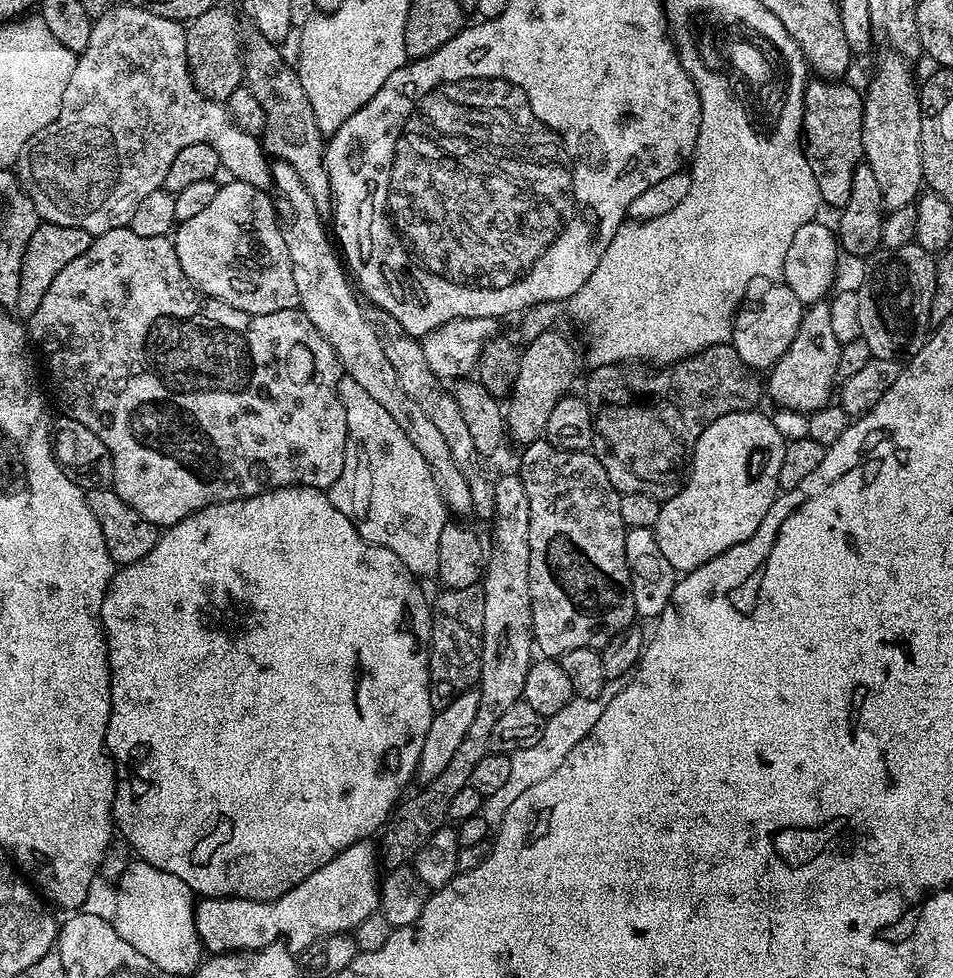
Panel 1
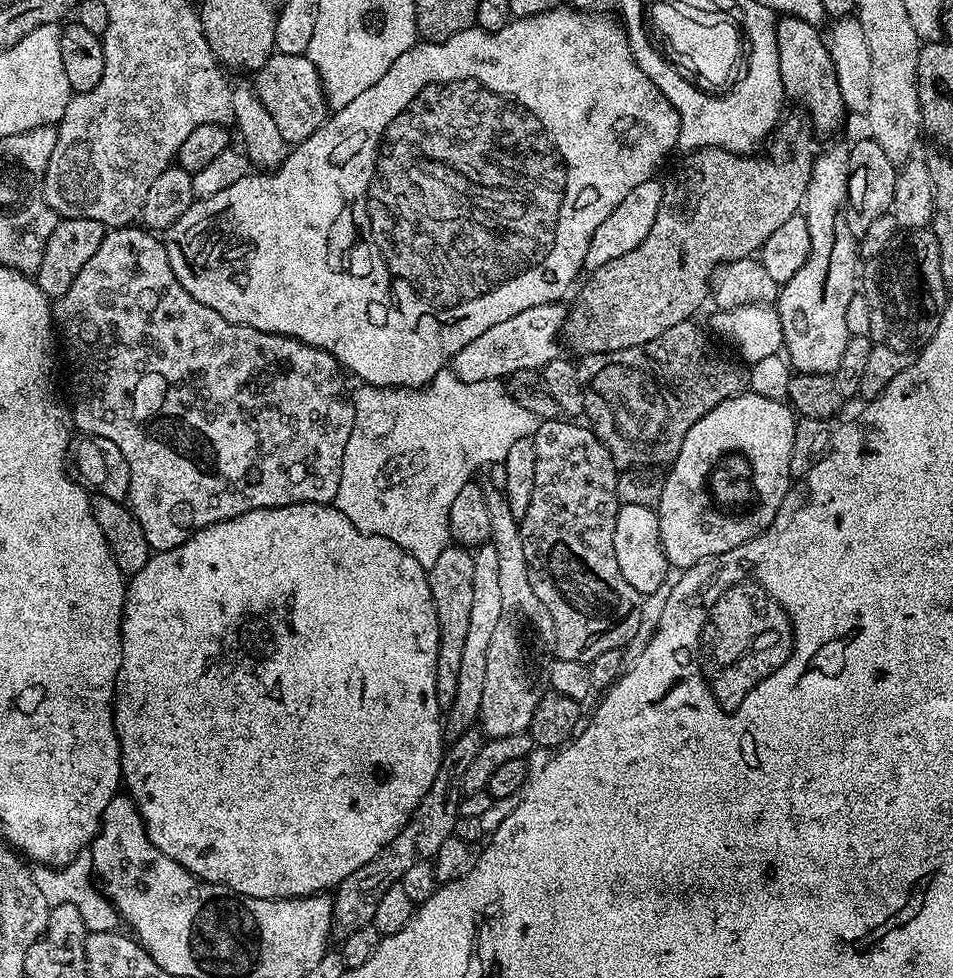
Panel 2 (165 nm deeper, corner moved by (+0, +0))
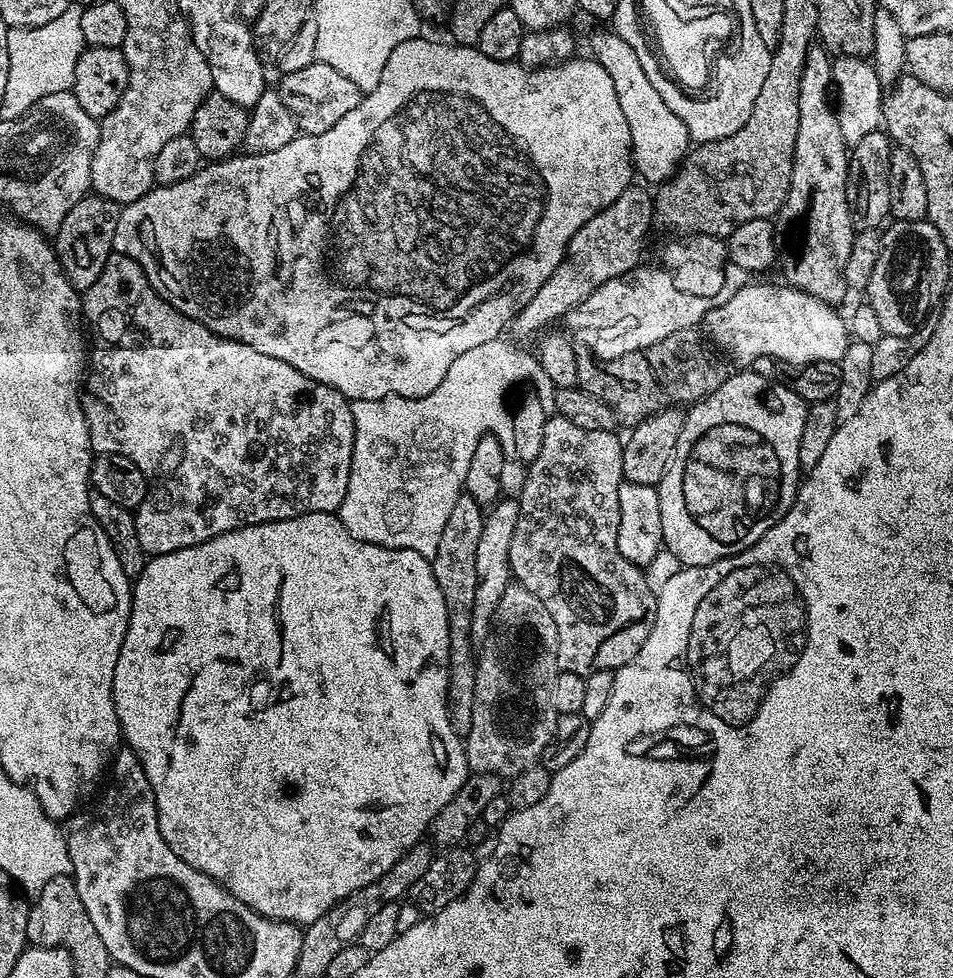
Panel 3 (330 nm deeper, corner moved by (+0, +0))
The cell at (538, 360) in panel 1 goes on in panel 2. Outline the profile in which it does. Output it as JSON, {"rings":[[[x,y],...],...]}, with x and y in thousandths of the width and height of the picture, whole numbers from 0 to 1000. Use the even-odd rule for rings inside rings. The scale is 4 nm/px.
{"rings":[[[824,118],[814,128],[804,147],[806,160],[763,155],[757,151],[731,151],[719,158],[722,161],[718,164],[718,172],[711,173],[702,184],[696,185],[695,211],[690,215],[690,223],[686,223],[686,231],[682,231],[682,239],[678,239],[678,243],[674,243],[674,247],[669,247],[669,252],[665,252],[665,256],[661,256],[661,260],[653,260],[653,264],[643,264],[641,268],[636,268],[636,272],[620,275],[616,279],[617,287],[615,287],[615,282],[612,289],[608,291],[608,294],[610,293],[609,312],[601,319],[599,316],[595,320],[590,340],[593,349],[595,347],[600,348],[600,356],[605,360],[605,365],[622,364],[629,360],[657,358],[661,354],[674,354],[678,350],[690,346],[690,342],[699,342],[699,337],[703,337],[703,333],[711,333],[717,327],[726,327],[729,324],[729,319],[738,313],[739,306],[742,303],[744,306],[745,287],[752,275],[771,266],[784,266],[790,260],[796,259],[799,252],[804,247],[804,243],[808,243],[808,239],[812,239],[812,235],[816,235],[816,231],[822,231],[831,221],[841,216],[844,199],[850,190],[850,178],[852,177],[852,165],[854,163],[854,154],[852,155],[854,135],[849,124],[843,118],[839,119]]]}

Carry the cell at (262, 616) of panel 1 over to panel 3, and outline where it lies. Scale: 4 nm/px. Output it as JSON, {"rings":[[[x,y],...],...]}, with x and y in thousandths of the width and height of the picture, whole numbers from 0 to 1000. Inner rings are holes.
{"rings":[[[322,524],[308,530],[289,532],[278,536],[263,536],[250,542],[241,542],[237,546],[229,546],[208,558],[199,558],[195,562],[187,562],[178,566],[161,569],[152,572],[149,587],[142,590],[139,598],[139,627],[134,633],[132,652],[128,656],[128,665],[124,669],[124,677],[120,681],[120,697],[118,713],[124,730],[126,747],[133,764],[149,779],[153,787],[153,796],[164,813],[166,828],[166,849],[170,849],[170,857],[174,857],[174,865],[191,877],[204,890],[216,894],[227,904],[232,904],[250,922],[262,926],[271,935],[284,941],[295,941],[301,945],[322,947],[338,939],[355,922],[359,922],[371,910],[380,910],[380,906],[388,906],[418,877],[422,877],[435,863],[446,858],[452,848],[455,836],[485,808],[485,800],[493,791],[491,772],[487,769],[487,757],[476,746],[472,746],[470,733],[470,686],[472,685],[472,636],[468,628],[468,611],[464,611],[464,603],[460,603],[460,591],[455,591],[453,574],[443,571],[434,562],[406,560],[388,554],[380,554],[359,538],[353,524]]]}

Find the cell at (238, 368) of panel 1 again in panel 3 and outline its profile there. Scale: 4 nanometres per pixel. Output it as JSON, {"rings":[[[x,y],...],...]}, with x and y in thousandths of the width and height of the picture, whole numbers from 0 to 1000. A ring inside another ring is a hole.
{"rings":[[[125,260],[118,261],[111,268],[107,280],[103,280],[103,288],[99,288],[99,292],[94,292],[94,297],[87,300],[86,327],[90,332],[91,338],[94,340],[95,351],[97,348],[101,351],[101,357],[99,357],[98,360],[95,357],[94,360],[94,375],[90,380],[90,396],[86,401],[88,426],[92,433],[92,439],[94,440],[97,457],[105,464],[125,464],[132,468],[136,468],[136,472],[141,472],[141,476],[145,476],[145,481],[149,481],[149,485],[155,491],[155,504],[151,512],[142,519],[141,527],[143,529],[143,541],[145,542],[145,554],[149,554],[149,562],[156,570],[178,566],[187,562],[195,562],[199,558],[208,558],[220,550],[225,550],[229,546],[237,546],[241,542],[250,542],[251,540],[257,540],[263,536],[278,536],[279,534],[288,534],[289,532],[299,532],[300,530],[316,528],[322,524],[353,524],[354,520],[356,520],[359,509],[363,509],[363,493],[367,493],[367,472],[370,468],[371,452],[370,419],[367,410],[362,407],[360,403],[353,401],[346,395],[336,393],[329,387],[319,384],[308,374],[304,374],[292,366],[283,366],[283,362],[275,362],[272,358],[267,358],[267,354],[258,354],[249,348],[239,348],[236,344],[225,342],[214,331],[209,331],[204,325],[191,321],[183,313],[178,313],[176,308],[170,306],[165,299],[159,296],[159,289],[153,284],[149,272],[145,272],[145,268],[141,268],[134,262],[127,262]]]}

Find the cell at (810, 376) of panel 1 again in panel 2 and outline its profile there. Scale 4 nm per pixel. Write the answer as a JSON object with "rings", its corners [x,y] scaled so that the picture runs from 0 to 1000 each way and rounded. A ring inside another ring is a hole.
{"rings":[[[877,147],[853,163],[850,190],[842,210],[850,237],[850,260],[846,260],[842,276],[837,276],[837,280],[833,280],[833,284],[829,284],[829,288],[817,296],[812,308],[821,329],[825,368],[835,380],[873,384],[879,378],[879,370],[884,370],[884,362],[888,359],[891,345],[888,337],[888,317],[892,314],[892,305],[900,301],[900,245],[890,230],[890,157],[889,150]]]}

